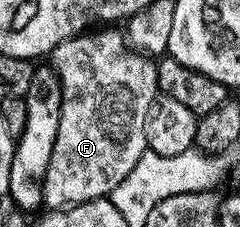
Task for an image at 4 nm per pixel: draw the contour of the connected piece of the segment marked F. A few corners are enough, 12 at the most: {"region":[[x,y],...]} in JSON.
{"region":[[100,27],[58,43],[44,205],[107,198],[148,148],[157,62]]}

